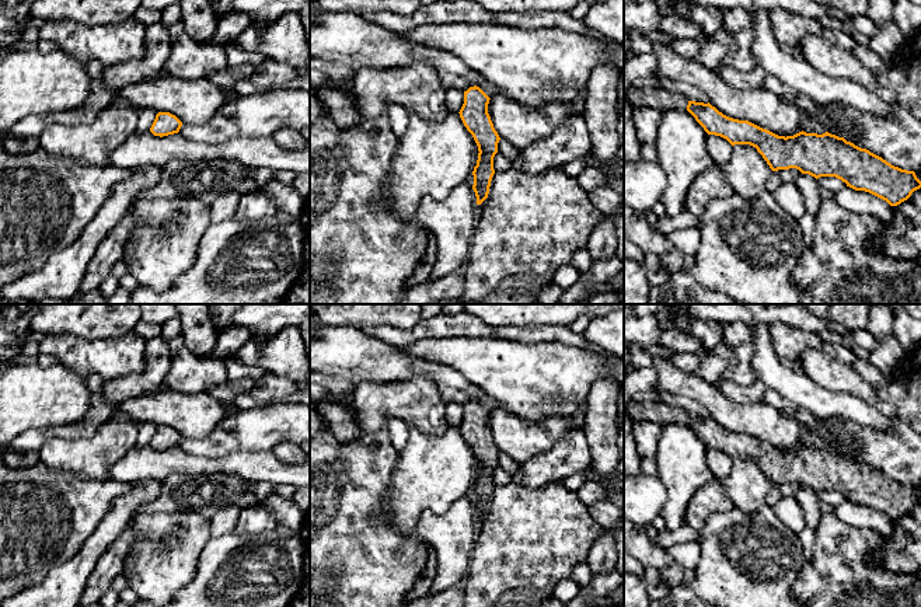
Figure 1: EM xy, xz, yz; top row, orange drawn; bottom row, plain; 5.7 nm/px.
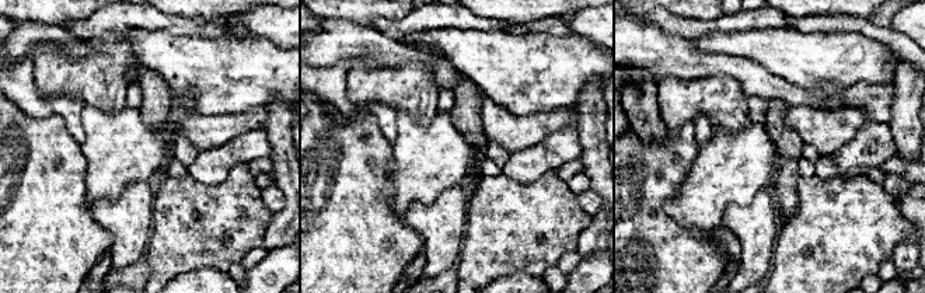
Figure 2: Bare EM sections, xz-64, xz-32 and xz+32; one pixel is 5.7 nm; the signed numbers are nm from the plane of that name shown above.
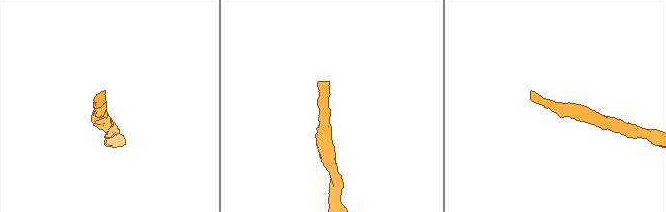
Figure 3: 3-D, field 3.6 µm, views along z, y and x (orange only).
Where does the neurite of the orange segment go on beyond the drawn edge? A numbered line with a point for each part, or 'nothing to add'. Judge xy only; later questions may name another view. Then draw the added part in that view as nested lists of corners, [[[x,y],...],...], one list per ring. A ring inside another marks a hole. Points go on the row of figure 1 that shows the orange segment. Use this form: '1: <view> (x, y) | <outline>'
nothing to add

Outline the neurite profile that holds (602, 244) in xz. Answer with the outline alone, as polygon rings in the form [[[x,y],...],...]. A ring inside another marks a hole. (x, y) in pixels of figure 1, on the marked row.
[[[604,216],[603,221],[593,230],[587,241],[587,251],[593,259],[603,259],[614,255],[615,248],[615,220],[613,216]]]

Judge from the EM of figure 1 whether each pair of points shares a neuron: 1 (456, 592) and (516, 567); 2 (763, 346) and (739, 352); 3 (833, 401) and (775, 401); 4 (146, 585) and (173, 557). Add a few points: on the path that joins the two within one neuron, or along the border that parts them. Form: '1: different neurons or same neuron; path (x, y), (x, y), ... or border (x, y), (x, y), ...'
1: different neurons; border (463, 581), (464, 592)
2: different neurons; border (750, 344), (753, 348), (752, 369), (759, 379)
3: different neurons; border (767, 387), (778, 391), (801, 408)
4: same neuron; path (153, 578), (166, 564)

